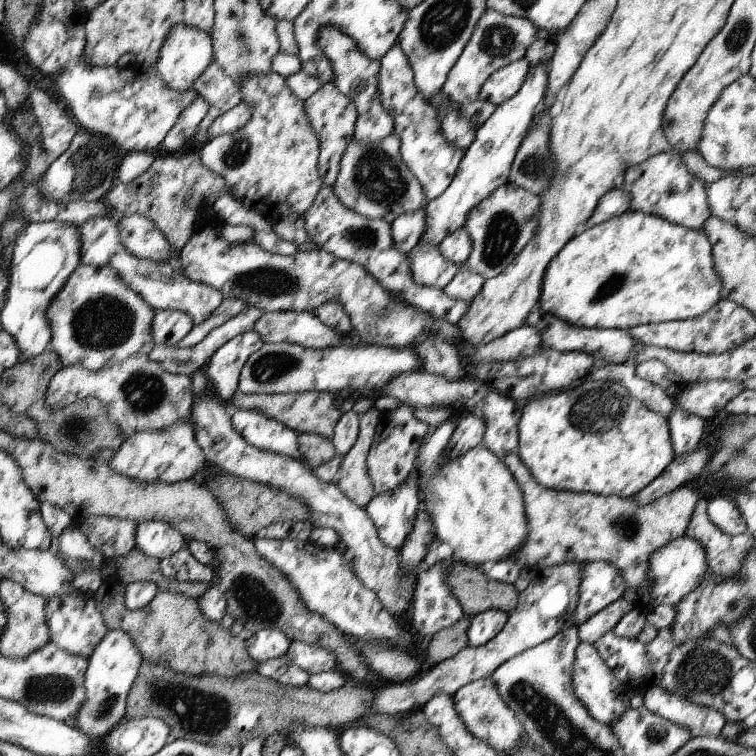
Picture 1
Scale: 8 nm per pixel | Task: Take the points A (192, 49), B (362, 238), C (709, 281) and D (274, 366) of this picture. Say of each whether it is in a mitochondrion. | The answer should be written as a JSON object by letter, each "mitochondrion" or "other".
{"A":"other","B":"mitochondrion","C":"other","D":"mitochondrion"}

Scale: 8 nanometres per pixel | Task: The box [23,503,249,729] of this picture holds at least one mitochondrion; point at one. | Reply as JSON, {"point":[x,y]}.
{"point":[105,709]}

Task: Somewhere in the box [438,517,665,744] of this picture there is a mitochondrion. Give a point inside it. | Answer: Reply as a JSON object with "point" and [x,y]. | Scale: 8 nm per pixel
{"point":[484,720]}

